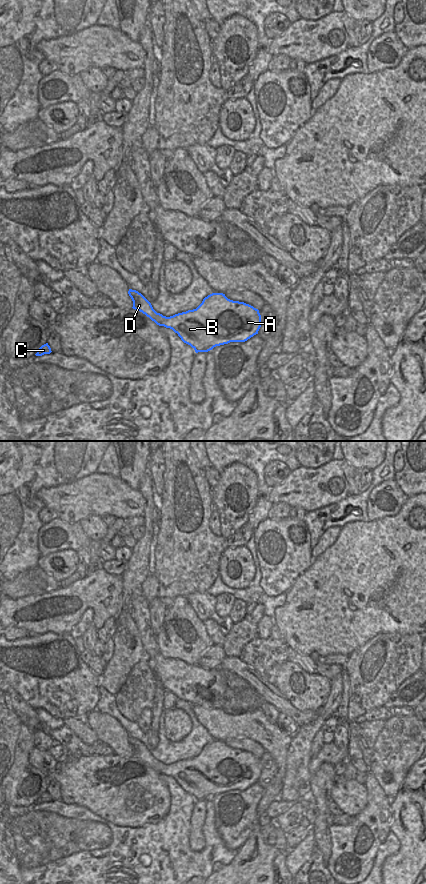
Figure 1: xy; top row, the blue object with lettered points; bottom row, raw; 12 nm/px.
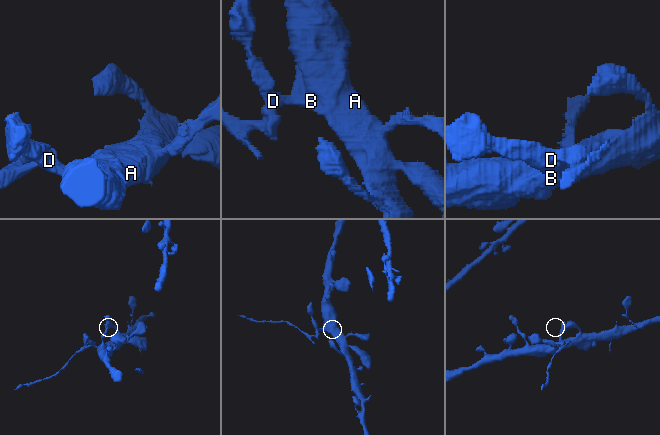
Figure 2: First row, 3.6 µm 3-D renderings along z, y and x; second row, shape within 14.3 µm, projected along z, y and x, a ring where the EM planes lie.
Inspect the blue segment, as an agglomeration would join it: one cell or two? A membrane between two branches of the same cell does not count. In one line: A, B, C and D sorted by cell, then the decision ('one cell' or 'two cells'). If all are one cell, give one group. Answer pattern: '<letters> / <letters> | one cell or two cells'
A B / C D | two cells

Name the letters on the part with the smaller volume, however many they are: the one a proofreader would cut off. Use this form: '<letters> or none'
C, D

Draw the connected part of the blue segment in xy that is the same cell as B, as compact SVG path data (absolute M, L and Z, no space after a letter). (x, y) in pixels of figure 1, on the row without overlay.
M223 741L208 743L196 757L170 765L160 761L158 764L157 773L172 777L196 801L230 790L245 790L261 775L258 757L230 748Z

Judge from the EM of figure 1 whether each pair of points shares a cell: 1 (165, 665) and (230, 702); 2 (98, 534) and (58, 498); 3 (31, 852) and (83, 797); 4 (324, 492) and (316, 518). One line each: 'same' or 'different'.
1: same
2: different
3: different
4: different

